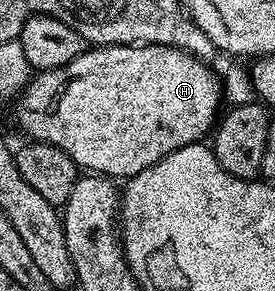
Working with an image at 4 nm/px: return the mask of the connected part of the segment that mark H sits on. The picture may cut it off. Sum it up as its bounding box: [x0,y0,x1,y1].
[16,44,222,178]

